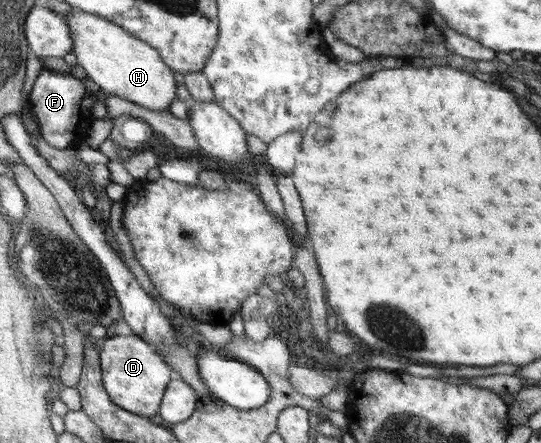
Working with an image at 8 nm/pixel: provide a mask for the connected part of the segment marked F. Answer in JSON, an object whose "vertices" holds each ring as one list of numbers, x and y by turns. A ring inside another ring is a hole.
{"vertices":[[43,67,35,79,27,108,31,108,31,112,35,114,39,122,41,137,53,147,67,149,81,131,81,111,89,107,91,103,93,103,93,97,89,97,89,93,85,95,81,78,63,75]]}

